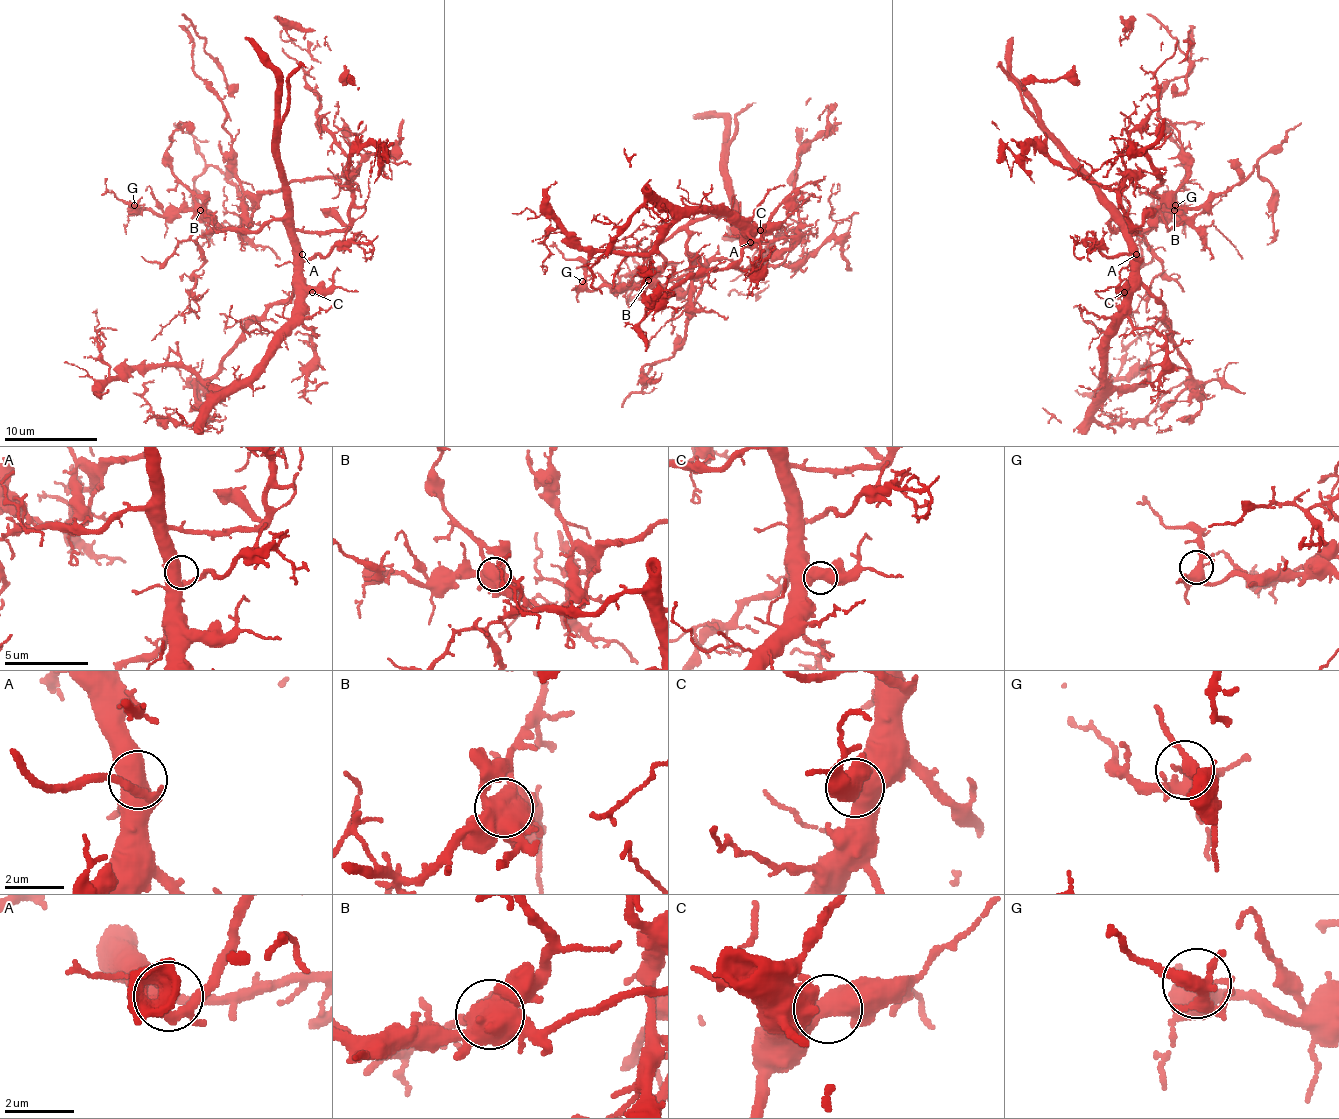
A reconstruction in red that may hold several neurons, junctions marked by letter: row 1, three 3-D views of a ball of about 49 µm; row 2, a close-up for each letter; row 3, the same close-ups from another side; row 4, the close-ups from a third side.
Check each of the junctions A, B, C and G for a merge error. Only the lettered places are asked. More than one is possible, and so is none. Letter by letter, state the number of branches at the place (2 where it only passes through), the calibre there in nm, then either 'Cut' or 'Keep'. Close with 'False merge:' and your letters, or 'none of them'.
A: Branches: 3. Thickness 440 nm. Keep
B: Branches: 5. Thickness 600 nm. Cut
C: Branches: 2. Thickness 650 nm. Keep
G: Branches: 5. Thickness 400 nm. Keep
False merge: B

